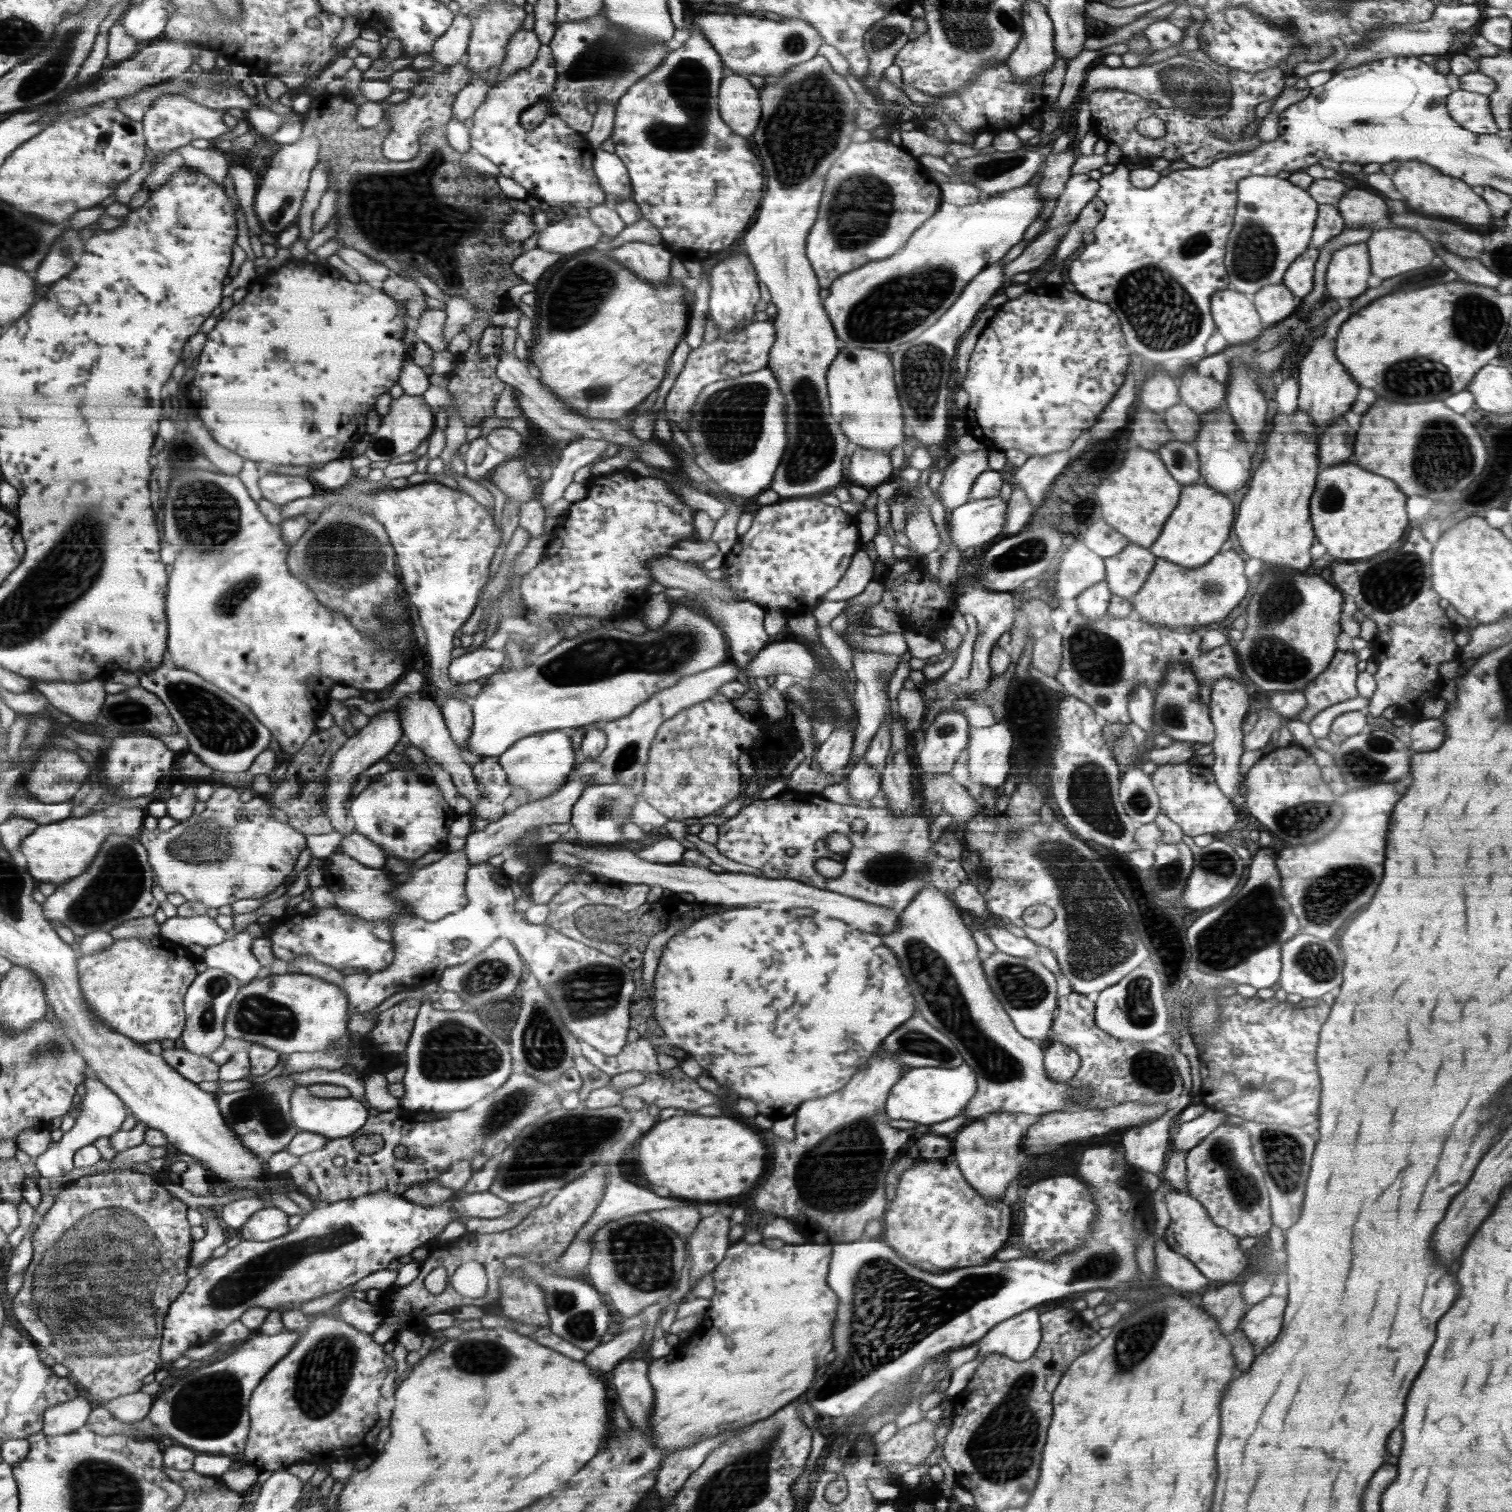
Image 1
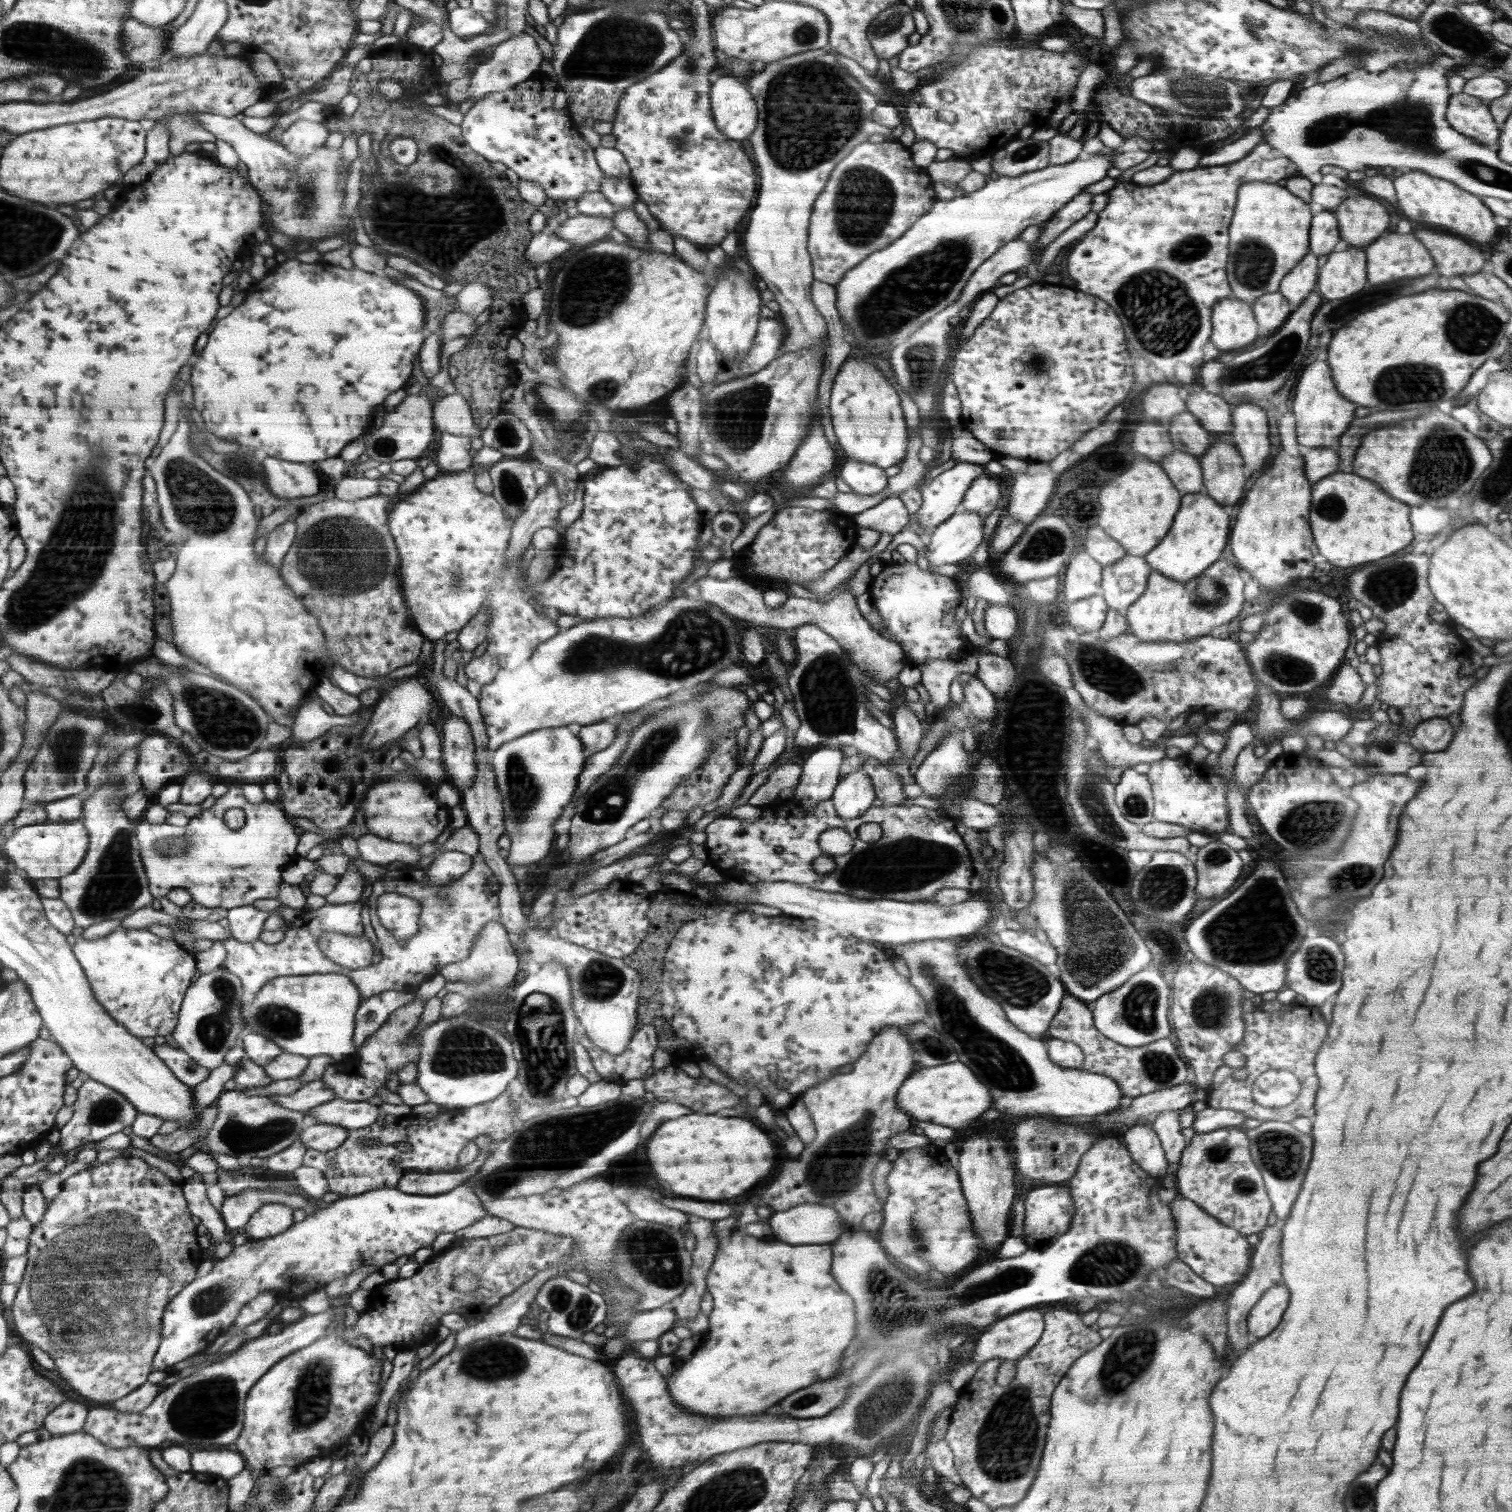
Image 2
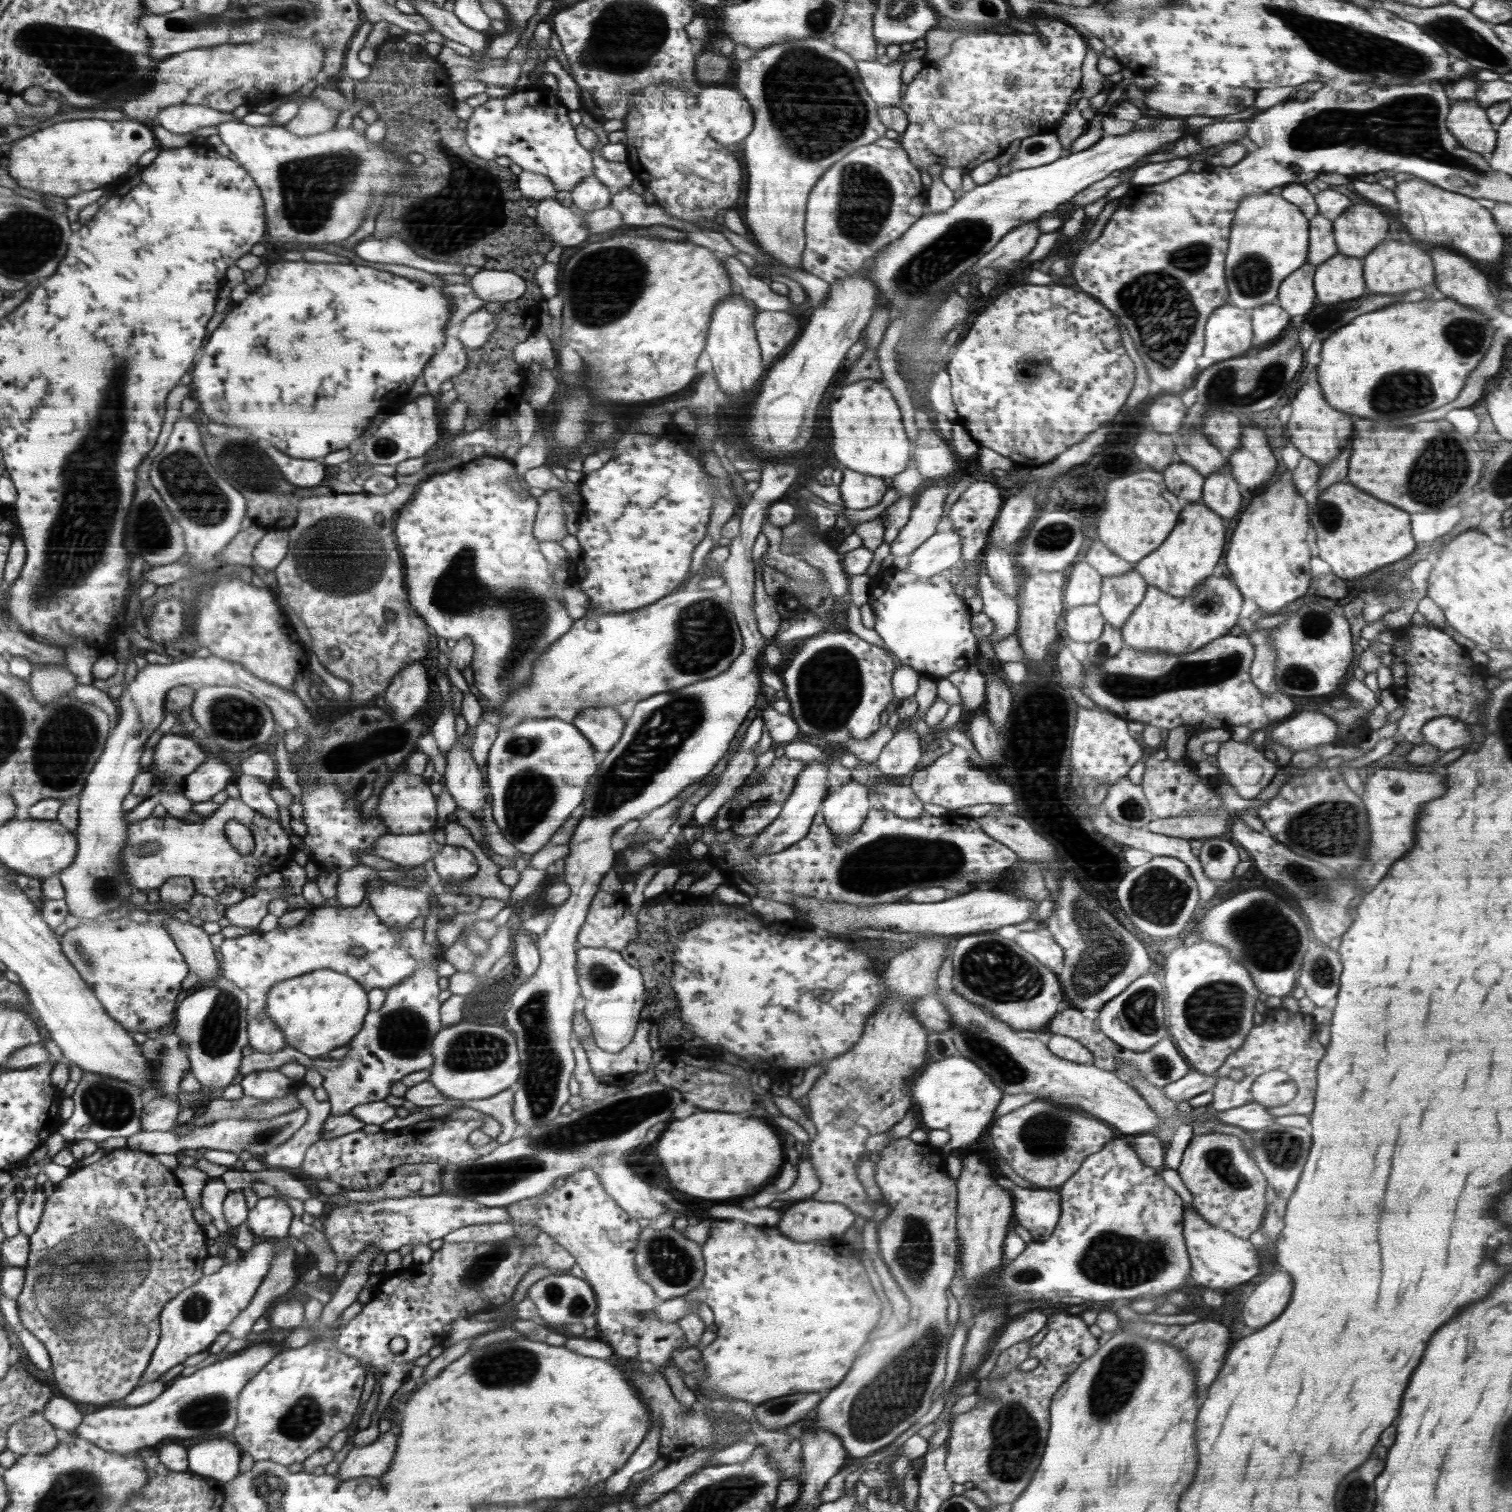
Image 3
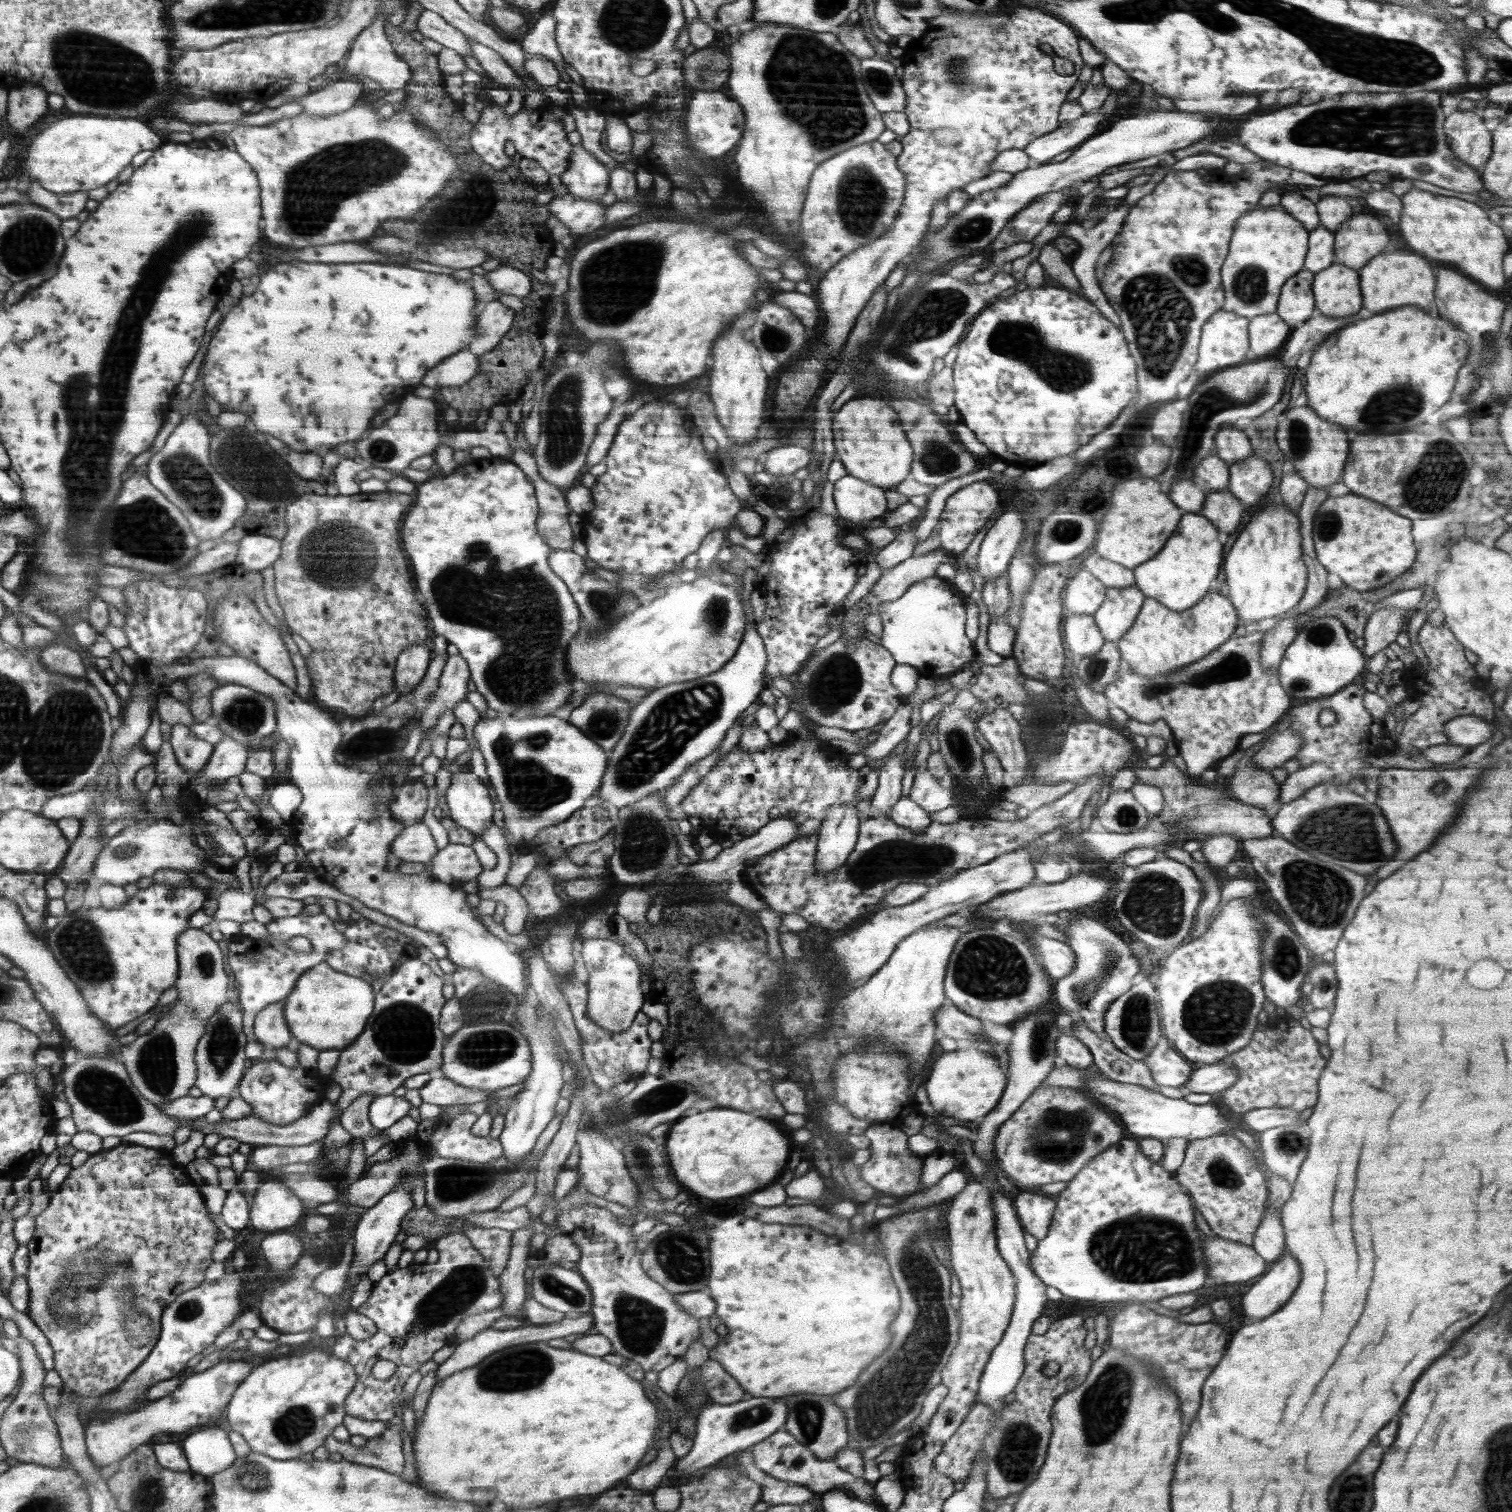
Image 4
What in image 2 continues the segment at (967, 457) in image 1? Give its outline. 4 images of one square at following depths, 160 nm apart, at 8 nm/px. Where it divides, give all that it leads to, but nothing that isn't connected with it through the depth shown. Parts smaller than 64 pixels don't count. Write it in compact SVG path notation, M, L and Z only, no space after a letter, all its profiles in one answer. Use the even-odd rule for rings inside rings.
M960 461L927 485L921 486L922 506L915 513L920 528L932 532L959 510L974 479L983 475L983 468L982 465Z

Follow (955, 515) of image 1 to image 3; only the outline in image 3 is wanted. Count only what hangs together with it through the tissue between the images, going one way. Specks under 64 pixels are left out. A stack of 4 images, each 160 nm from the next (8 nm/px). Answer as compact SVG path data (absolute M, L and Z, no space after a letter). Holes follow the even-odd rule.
M954 530L936 532L909 555L910 562L905 569L920 580L929 579L932 575L961 565L961 550L960 536Z

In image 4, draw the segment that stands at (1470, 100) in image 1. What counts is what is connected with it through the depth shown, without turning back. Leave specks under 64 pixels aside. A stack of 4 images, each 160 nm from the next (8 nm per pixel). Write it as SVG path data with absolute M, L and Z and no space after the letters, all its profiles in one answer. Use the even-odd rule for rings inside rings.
M1452 112L1443 124L1447 145L1467 165L1478 170L1492 154L1492 134L1474 112Z

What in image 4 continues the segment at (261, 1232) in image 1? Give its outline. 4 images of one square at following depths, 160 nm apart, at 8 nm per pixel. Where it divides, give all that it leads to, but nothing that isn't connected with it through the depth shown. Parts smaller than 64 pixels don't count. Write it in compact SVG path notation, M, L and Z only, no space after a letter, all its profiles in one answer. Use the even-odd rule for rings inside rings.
M277 1177L261 1182L253 1197L249 1222L258 1230L284 1230L296 1224L304 1210L300 1198Z

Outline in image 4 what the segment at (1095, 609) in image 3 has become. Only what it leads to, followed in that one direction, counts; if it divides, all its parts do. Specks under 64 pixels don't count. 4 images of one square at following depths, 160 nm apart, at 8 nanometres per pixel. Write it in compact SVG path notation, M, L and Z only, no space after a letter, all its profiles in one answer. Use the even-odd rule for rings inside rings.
M1073 614L1064 622L1064 645L1069 655L1094 656L1102 648L1102 636L1095 618L1091 614Z

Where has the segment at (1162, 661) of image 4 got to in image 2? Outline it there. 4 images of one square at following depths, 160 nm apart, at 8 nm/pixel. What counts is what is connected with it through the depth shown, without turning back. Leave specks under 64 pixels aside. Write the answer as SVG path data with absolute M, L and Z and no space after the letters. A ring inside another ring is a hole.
M1226 559L1216 560L1202 574L1186 582L1169 579L1152 570L1146 590L1125 614L1130 633L1140 640L1152 642L1182 642L1210 635L1213 628L1232 622L1240 614L1245 602L1242 575L1242 570Z

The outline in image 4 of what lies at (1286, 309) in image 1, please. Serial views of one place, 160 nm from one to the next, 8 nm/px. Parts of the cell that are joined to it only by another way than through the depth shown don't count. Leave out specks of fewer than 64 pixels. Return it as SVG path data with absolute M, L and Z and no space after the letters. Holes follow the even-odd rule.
M1276 313L1261 314L1249 319L1249 349L1246 358L1254 361L1278 355L1291 329Z

